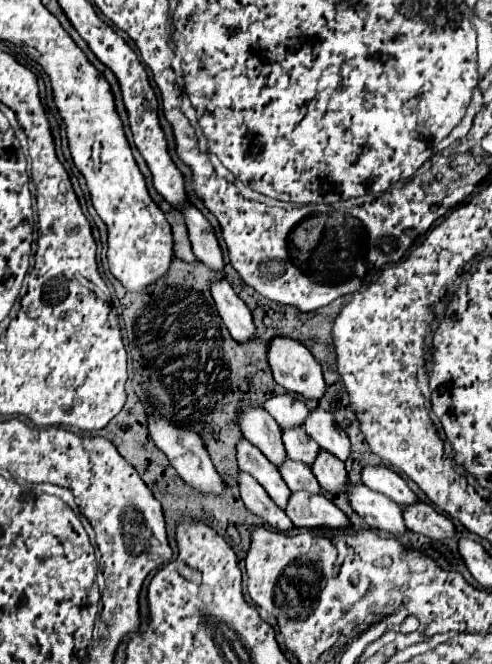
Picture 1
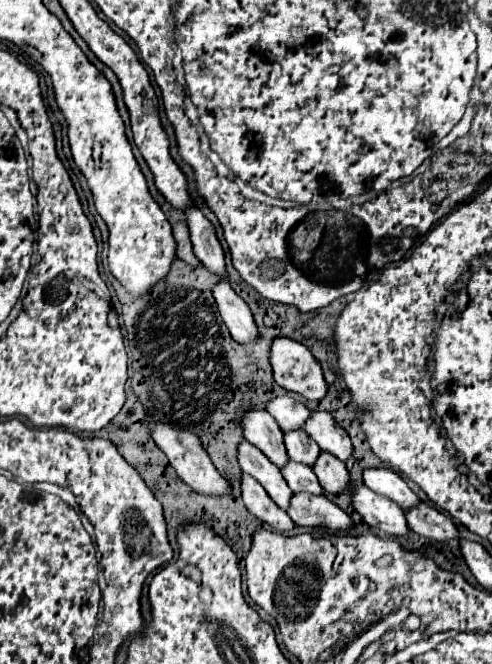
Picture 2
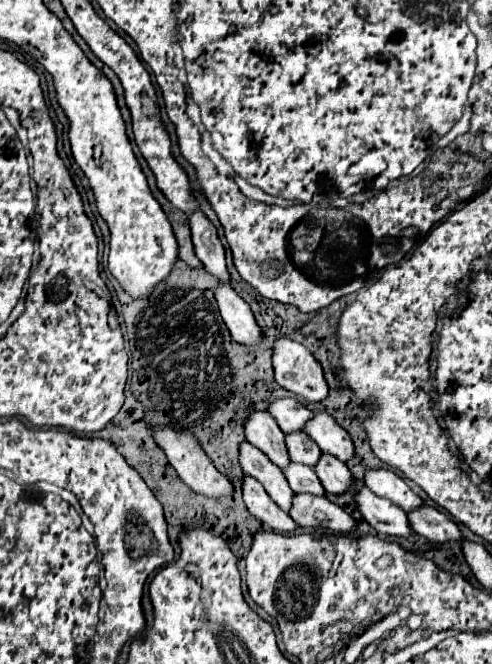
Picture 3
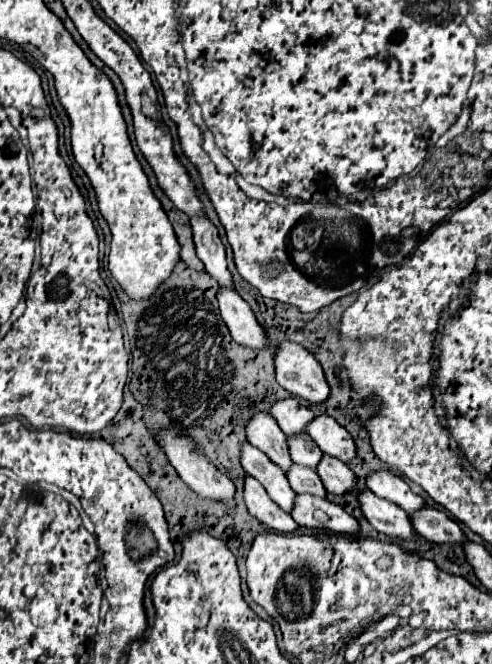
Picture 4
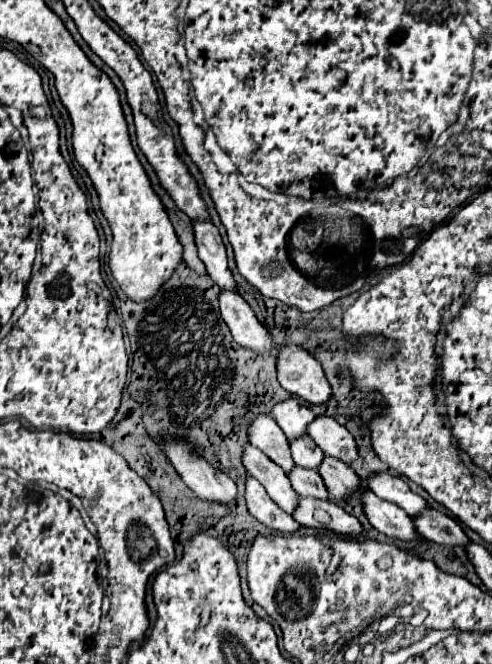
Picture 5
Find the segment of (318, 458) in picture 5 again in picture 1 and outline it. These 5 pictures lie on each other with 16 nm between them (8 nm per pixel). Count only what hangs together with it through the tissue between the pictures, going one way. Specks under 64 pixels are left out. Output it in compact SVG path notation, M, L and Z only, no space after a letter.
M292 428L292 432L282 432L282 440L290 460L296 460L308 466L314 464L320 452L320 446L302 428Z

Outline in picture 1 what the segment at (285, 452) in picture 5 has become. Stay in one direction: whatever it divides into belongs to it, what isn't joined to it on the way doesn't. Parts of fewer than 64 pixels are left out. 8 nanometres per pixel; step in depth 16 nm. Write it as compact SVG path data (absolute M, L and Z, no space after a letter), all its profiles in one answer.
M242 406L240 414L240 428L248 442L262 450L262 454L276 466L286 462L286 448L282 442L282 432L276 428L276 420L268 416L264 408L248 408Z

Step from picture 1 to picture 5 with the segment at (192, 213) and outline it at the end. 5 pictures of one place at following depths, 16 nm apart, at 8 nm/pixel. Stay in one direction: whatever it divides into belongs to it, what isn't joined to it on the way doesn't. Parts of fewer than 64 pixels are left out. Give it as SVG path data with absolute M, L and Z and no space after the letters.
M196 222L194 224L194 234L196 234L196 246L198 246L198 256L208 268L208 276L218 284L220 290L234 290L236 284L232 278L232 272L228 270L228 258L226 258L226 246L222 242L222 236L218 228L212 222Z

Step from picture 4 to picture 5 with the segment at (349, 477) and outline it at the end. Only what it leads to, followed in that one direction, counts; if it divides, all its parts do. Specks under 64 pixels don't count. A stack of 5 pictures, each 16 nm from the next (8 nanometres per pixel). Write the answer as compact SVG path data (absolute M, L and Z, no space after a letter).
M326 456L324 464L320 464L318 472L330 492L330 498L348 500L354 494L362 492L360 476L348 464L344 464L340 460L332 460L330 456Z

